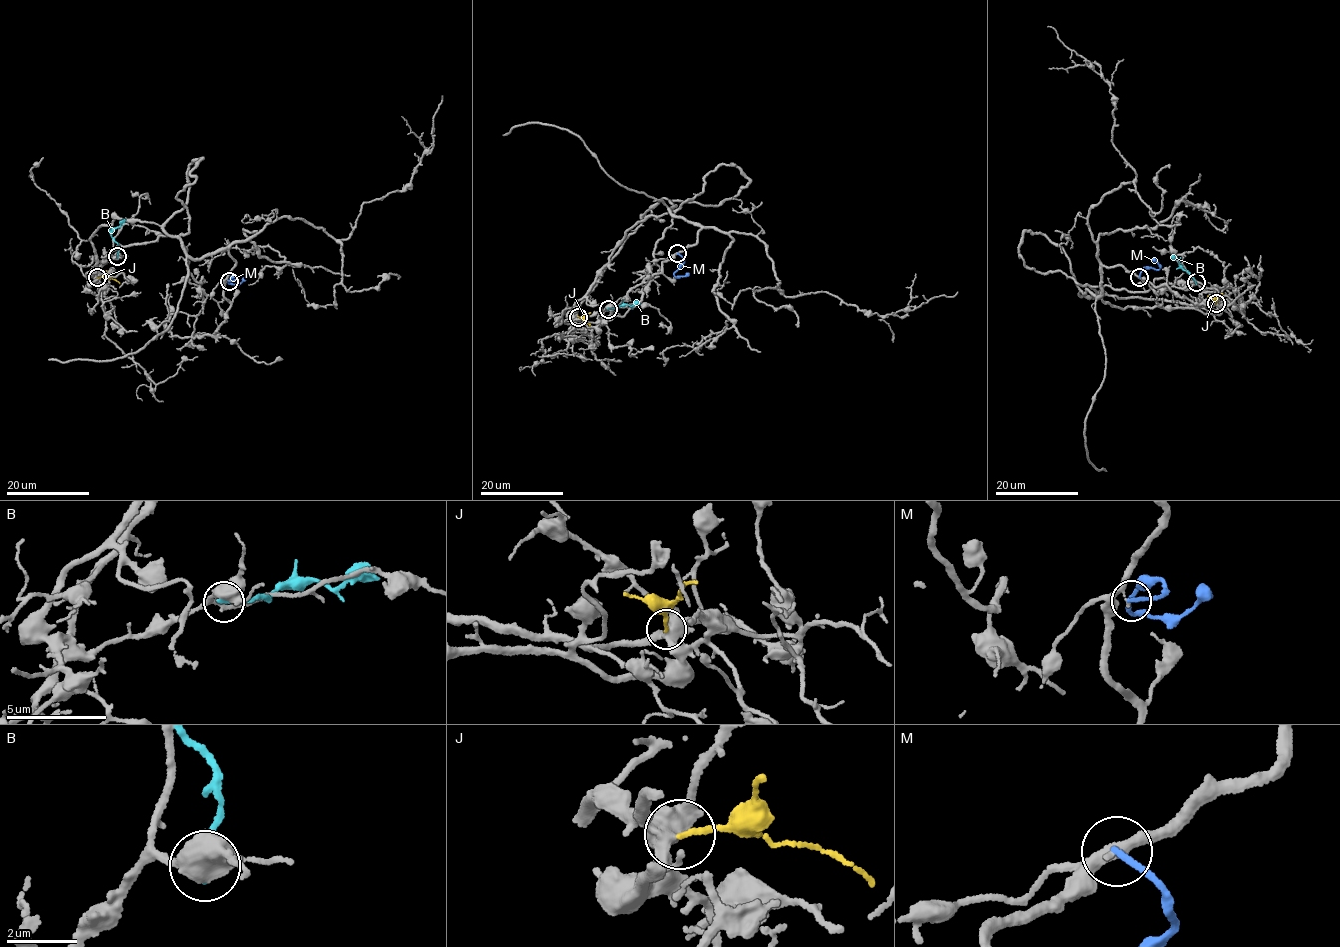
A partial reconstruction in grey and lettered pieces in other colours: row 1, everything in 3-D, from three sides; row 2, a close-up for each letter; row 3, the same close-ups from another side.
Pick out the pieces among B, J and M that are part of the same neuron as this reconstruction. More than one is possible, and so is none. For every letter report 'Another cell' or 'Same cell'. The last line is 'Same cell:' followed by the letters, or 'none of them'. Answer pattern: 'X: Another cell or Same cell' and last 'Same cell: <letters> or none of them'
B: Another cell
J: Same cell
M: Another cell
Same cell: J

